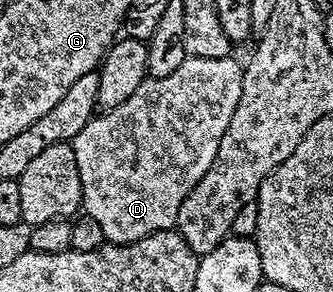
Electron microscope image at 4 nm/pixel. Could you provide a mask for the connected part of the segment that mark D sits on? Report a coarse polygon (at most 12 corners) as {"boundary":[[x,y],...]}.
{"boundary":[[244,66],[147,76],[72,145],[107,243],[177,227]]}

